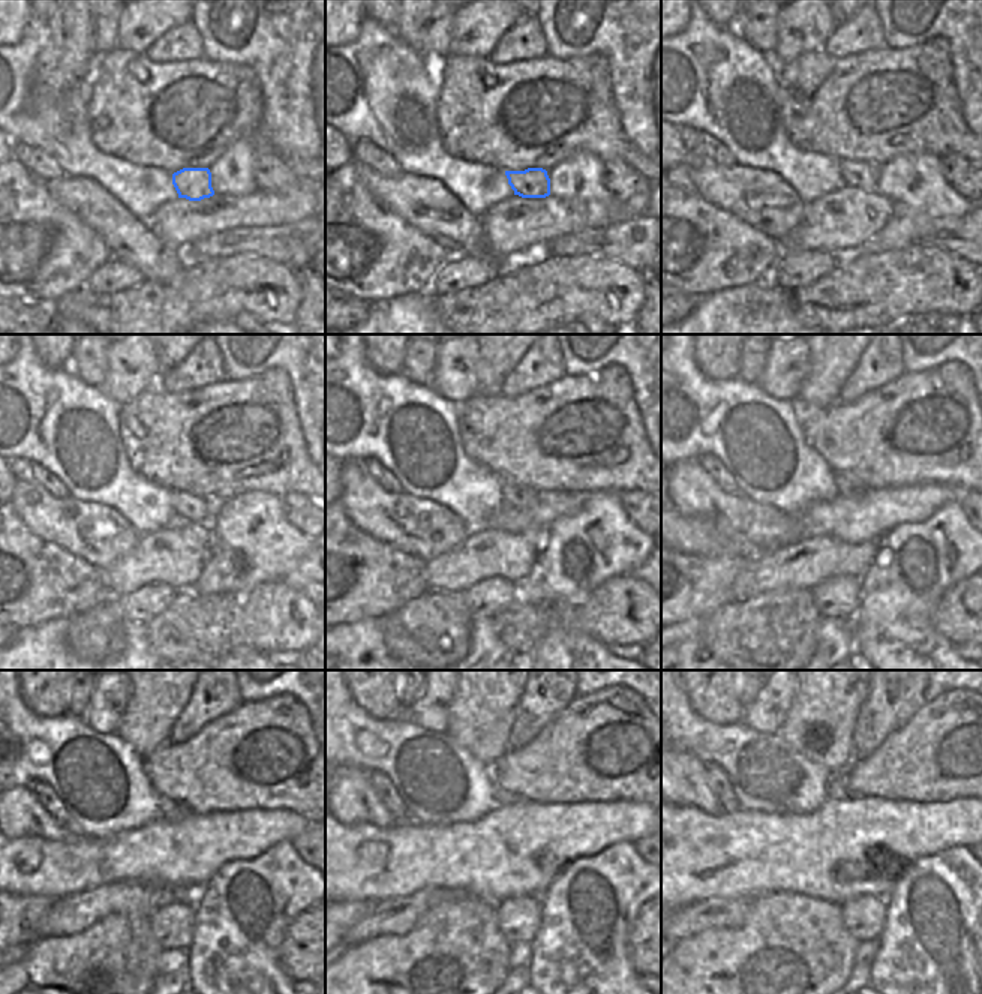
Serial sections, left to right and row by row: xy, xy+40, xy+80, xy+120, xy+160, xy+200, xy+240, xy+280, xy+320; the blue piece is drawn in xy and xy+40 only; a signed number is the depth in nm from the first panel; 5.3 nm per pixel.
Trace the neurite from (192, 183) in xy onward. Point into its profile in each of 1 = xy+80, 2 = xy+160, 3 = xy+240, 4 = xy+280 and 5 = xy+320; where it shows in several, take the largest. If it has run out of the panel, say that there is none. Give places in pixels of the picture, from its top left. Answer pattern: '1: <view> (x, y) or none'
1: xy+80 (864, 176)
2: xy+160 (513, 495)
3: xy+240 (168, 808)
4: xy+280 (502, 798)
5: xy+320 (837, 789)

